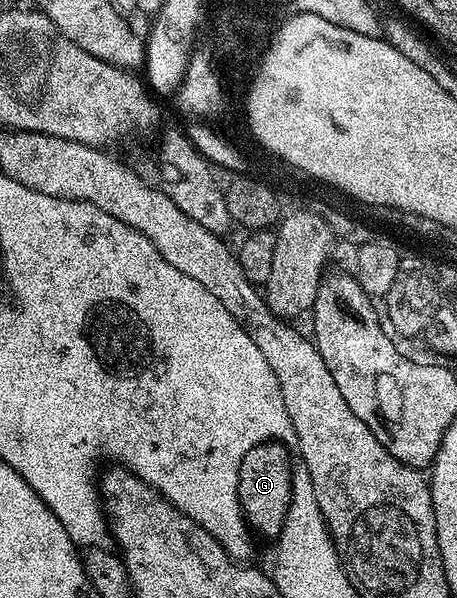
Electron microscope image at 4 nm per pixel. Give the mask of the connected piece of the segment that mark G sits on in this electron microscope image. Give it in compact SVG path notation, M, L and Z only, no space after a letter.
M265 443L251 445L244 451L242 463L236 466L238 471L238 499L244 520L253 534L279 538L284 532L284 520L292 498L292 475L294 464L288 458L283 444Z

